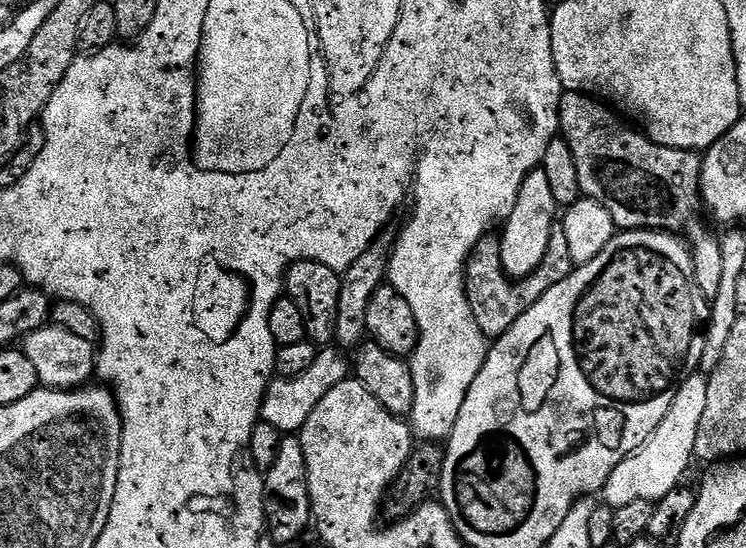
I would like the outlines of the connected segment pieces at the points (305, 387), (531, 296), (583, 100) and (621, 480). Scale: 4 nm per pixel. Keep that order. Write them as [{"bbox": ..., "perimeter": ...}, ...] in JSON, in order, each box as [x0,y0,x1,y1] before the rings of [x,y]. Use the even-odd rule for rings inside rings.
[{"bbox":[260,347,349,434],"perimeter":[[[321,347],[317,351],[314,363],[305,372],[289,380],[273,379],[264,395],[260,411],[261,421],[274,426],[281,434],[299,434],[302,426],[306,426],[306,418],[310,418],[310,414],[314,414],[314,406],[318,406],[318,402],[322,402],[322,398],[326,398],[326,394],[330,394],[330,390],[334,390],[334,386],[338,386],[338,382],[349,379],[349,361],[347,364],[340,355],[342,352],[339,347]]]},{"bbox":[464,226,573,338],"perimeter":[[[557,226],[550,234],[550,246],[546,250],[546,258],[542,258],[538,270],[534,270],[534,274],[530,274],[524,280],[517,281],[504,273],[504,267],[500,261],[499,239],[492,234],[483,236],[477,242],[475,250],[472,251],[464,277],[464,289],[468,292],[468,305],[474,314],[474,322],[478,322],[482,334],[486,337],[498,338],[502,334],[506,334],[506,330],[510,330],[510,326],[514,326],[514,322],[518,322],[518,318],[522,314],[526,314],[526,310],[530,310],[530,306],[534,306],[534,302],[538,302],[538,298],[542,298],[542,294],[546,294],[546,290],[554,290],[554,286],[558,286],[558,282],[566,282],[566,278],[570,278],[573,267],[570,258],[570,245],[566,243],[566,234],[563,227]]]},{"bbox":[560,91,702,233],"perimeter":[[[565,91],[560,103],[560,136],[574,153],[574,162],[578,162],[578,182],[581,193],[606,209],[617,229],[647,228],[675,233],[680,230],[676,228],[686,227],[699,212],[702,212],[701,157],[695,152],[687,152],[681,148],[667,148],[655,144],[643,131],[635,127],[627,128],[623,122],[625,123],[611,107],[605,106],[599,99],[583,92]]]},{"bbox":[602,374,707,509],"perimeter":[[[693,374],[685,379],[658,430],[654,430],[654,434],[642,442],[639,450],[630,453],[614,470],[614,474],[610,474],[602,489],[605,505],[617,509],[627,506],[629,502],[655,502],[666,498],[670,490],[681,487],[683,480],[680,479],[687,474],[688,467],[694,464],[694,438],[698,438],[698,426],[702,422],[702,413],[706,411],[707,389],[707,375]]]}]

